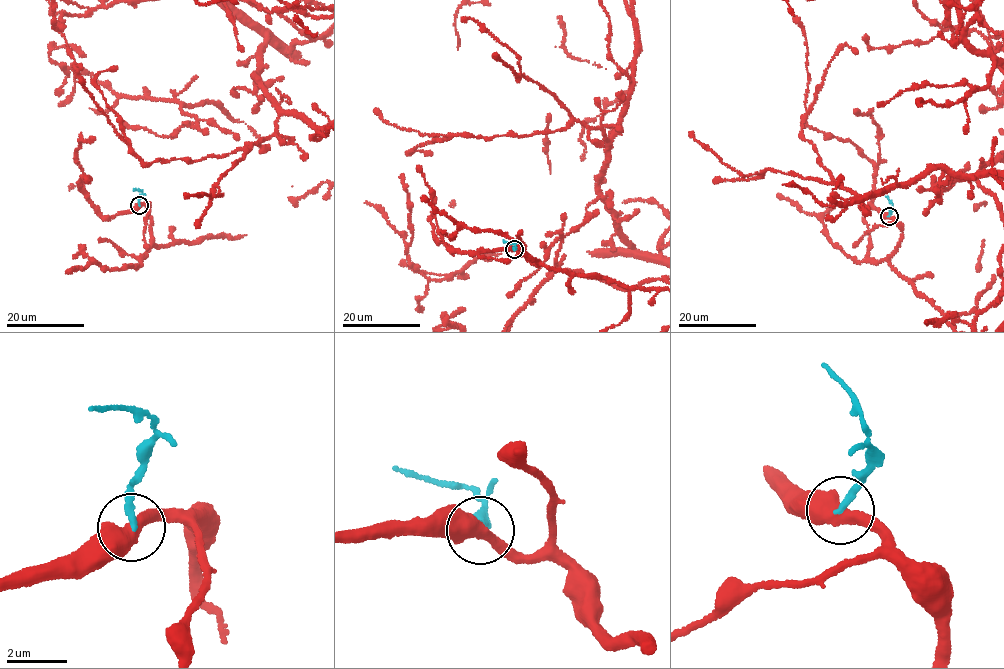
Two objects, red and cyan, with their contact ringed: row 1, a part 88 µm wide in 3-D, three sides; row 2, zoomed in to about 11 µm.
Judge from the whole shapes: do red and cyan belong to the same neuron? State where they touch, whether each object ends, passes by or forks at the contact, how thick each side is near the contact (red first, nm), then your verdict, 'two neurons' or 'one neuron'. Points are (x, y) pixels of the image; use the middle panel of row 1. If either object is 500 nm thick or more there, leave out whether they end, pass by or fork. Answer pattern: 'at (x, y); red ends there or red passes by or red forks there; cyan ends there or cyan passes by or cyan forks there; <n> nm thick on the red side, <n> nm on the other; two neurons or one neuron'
at (514, 249); 500 nm thick on the red side, 200 nm on the other; two neurons

